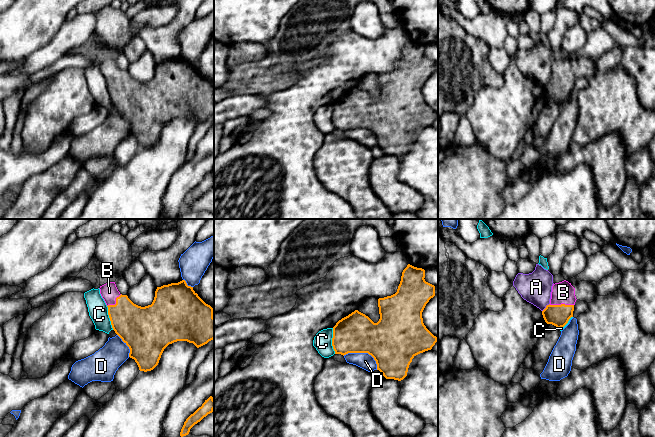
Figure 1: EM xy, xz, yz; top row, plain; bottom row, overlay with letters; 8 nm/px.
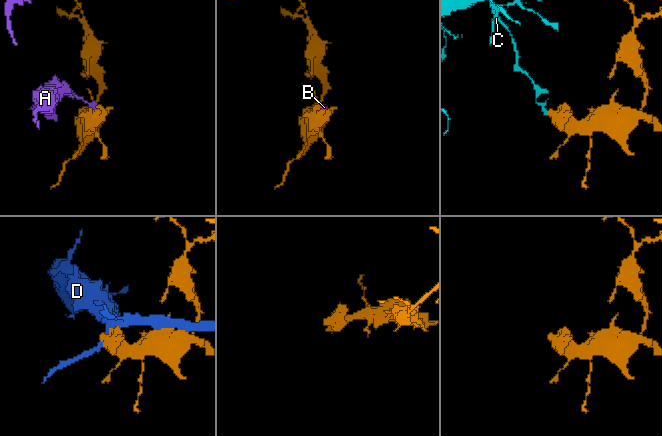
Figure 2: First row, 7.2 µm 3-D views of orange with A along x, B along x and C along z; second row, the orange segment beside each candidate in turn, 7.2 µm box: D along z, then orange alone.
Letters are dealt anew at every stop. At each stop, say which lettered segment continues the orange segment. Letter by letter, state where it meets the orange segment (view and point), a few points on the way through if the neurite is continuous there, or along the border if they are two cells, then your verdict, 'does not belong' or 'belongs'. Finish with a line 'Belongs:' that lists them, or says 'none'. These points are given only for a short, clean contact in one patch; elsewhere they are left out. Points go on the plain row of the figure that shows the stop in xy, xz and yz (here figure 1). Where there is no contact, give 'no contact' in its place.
A: meets orange in yz at (546, 83); border along yz (549, 79), (542, 87); does not belong
B: meets orange in yz at (561, 80); runs through yz (558, 91), (561, 80), (563, 68); belongs
C: meets orange in xz at (332, 117); border along xz (332, 104), (332, 124), (335, 129); does not belong
D: meets orange in xz at (364, 128); does not belong
Belongs: B

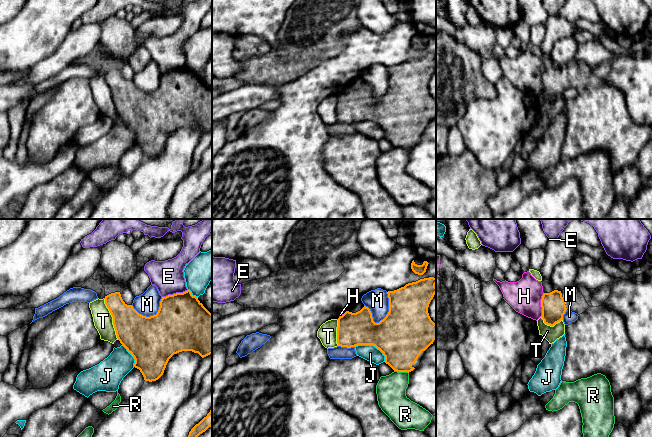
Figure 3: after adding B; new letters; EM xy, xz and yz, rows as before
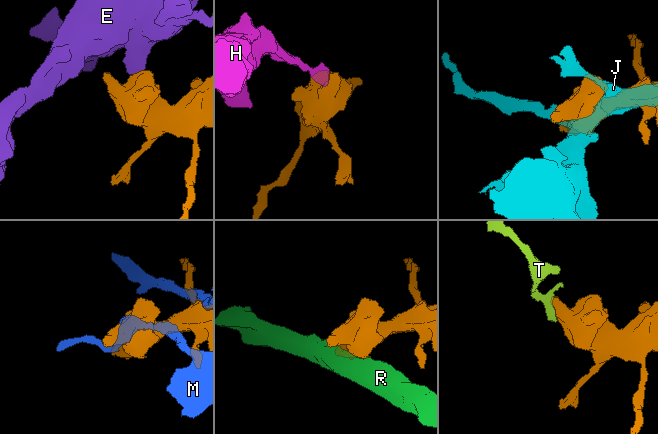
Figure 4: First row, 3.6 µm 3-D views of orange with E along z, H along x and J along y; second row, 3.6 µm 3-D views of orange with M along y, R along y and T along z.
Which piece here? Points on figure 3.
E: meets orange in xy at (174, 70); border along xy (187, 65), (162, 73); does not belong
H: meets orange in yz at (541, 81); border along yz (544, 69), (541, 75), (540, 92); does not belong
J: meets orange in xz at (372, 120); does not belong
M: meets orange in xz at (389, 85); does not belong
R: meets orange in xz at (401, 147); does not belong
T: meets orange in xy at (113, 95); border along xy (103, 74), (112, 93), (112, 100), (118, 115); does not belong
Belongs: none

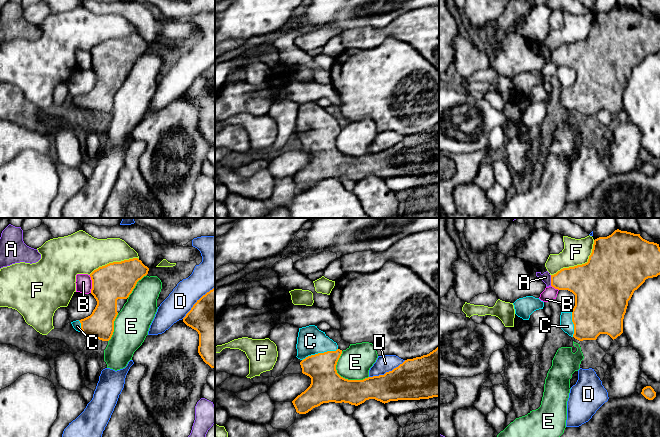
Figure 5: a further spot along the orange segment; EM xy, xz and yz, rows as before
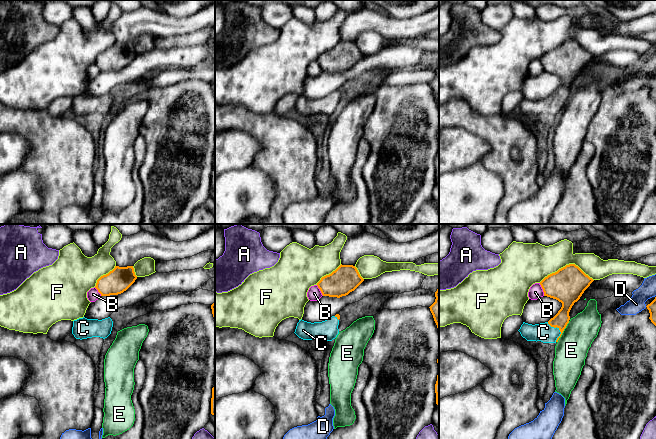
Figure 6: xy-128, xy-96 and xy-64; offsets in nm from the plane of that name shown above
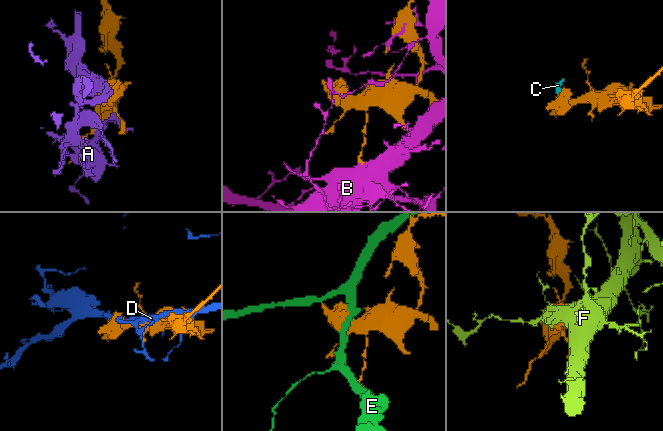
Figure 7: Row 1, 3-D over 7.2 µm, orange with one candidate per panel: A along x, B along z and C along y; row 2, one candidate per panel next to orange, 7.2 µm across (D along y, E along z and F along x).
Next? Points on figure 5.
A: meets orange in yz at (551, 56); does not belong
B: meets orange in xy at (92, 60); does not belong
C: meets orange in xz at (319, 129); runs through xz (326, 159), (319, 139), (319, 129), (310, 117); belongs
D: meets orange in xy at (197, 77); does not belong
E: meets orange in xz at (342, 153); does not belong
F: meets orange in yz at (579, 41); does not belong
Belongs: C

